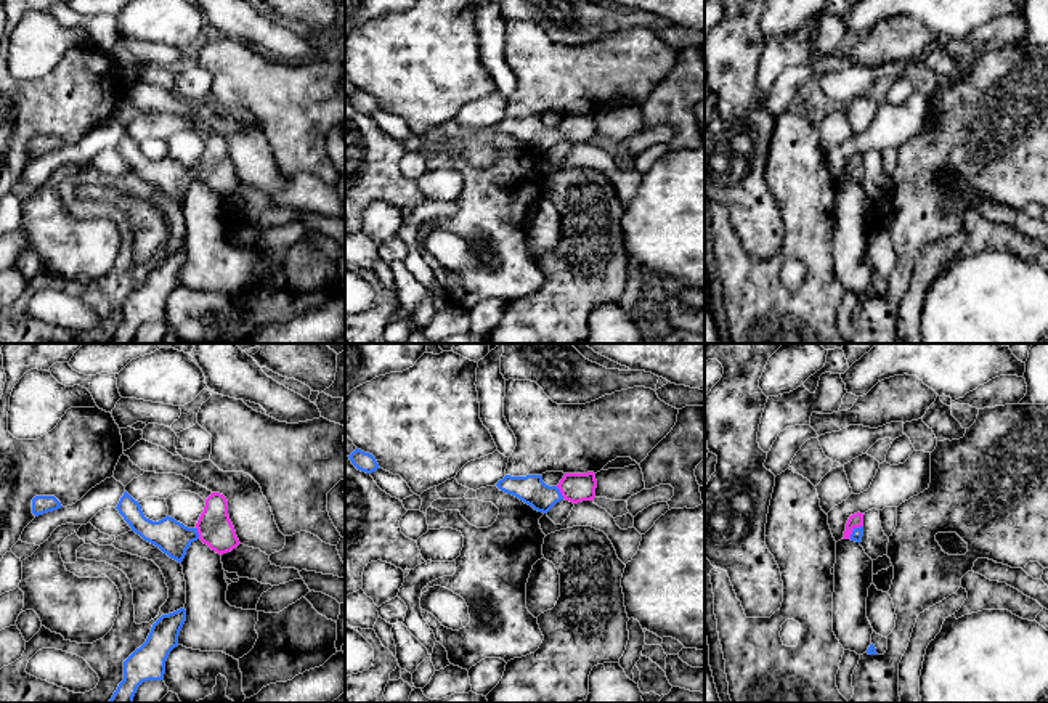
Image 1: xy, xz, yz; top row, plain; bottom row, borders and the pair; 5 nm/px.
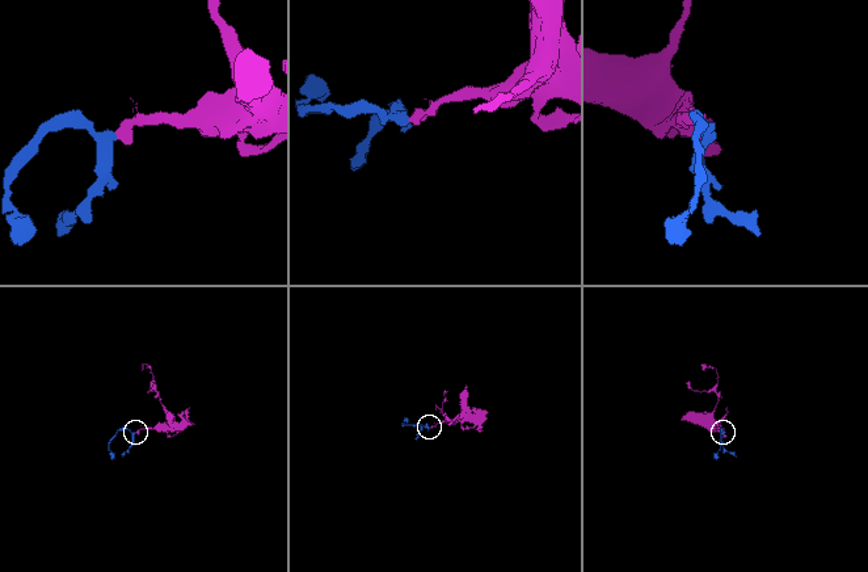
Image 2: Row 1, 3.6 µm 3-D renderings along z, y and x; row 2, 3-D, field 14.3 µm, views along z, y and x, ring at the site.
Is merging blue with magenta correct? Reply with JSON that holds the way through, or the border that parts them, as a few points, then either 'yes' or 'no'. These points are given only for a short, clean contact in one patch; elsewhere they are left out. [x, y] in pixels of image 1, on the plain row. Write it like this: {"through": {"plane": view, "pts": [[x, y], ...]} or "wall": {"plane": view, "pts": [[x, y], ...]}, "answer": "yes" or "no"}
{"through": {"plane": "yz", "pts": [[857, 174], [854, 170], [856, 161]]}, "answer": "yes"}

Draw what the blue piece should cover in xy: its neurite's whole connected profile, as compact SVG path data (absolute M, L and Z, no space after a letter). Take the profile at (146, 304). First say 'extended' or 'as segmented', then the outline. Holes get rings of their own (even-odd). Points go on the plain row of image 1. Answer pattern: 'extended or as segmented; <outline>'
as segmented; M186 250L162 255L151 268L146 282L124 302L124 321L108 343L133 343L138 327L148 321L164 321L165 302L178 287Z

